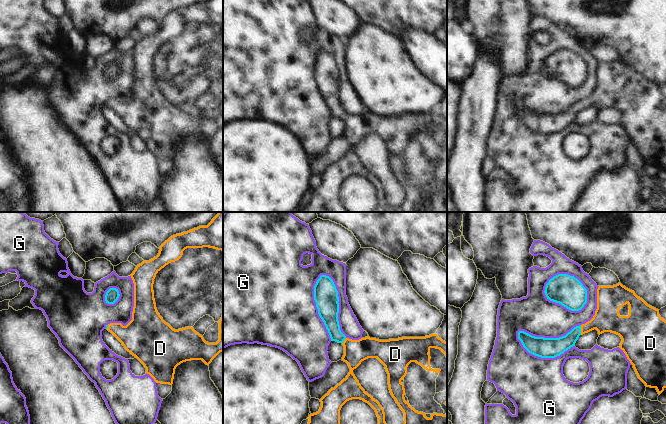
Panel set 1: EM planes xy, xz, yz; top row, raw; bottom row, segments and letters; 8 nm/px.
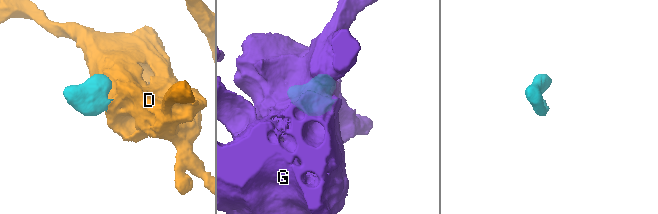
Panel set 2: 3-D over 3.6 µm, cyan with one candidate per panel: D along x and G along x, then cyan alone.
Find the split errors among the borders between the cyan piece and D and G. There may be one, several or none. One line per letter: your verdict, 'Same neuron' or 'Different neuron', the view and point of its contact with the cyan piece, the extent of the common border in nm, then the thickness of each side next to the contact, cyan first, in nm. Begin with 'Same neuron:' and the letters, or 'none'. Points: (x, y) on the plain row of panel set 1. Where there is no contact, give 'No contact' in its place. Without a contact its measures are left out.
Same neuron: D
D: Same neuron. Touches cyan at yz (580, 106). Shared border 80 nm. Thickness 150 nm (cyan) against 200 nm
G: Different neuron. Touches cyan at xz (338, 79). Shared border 550 nm. Thickness 190 nm (cyan) against 160 nm.

